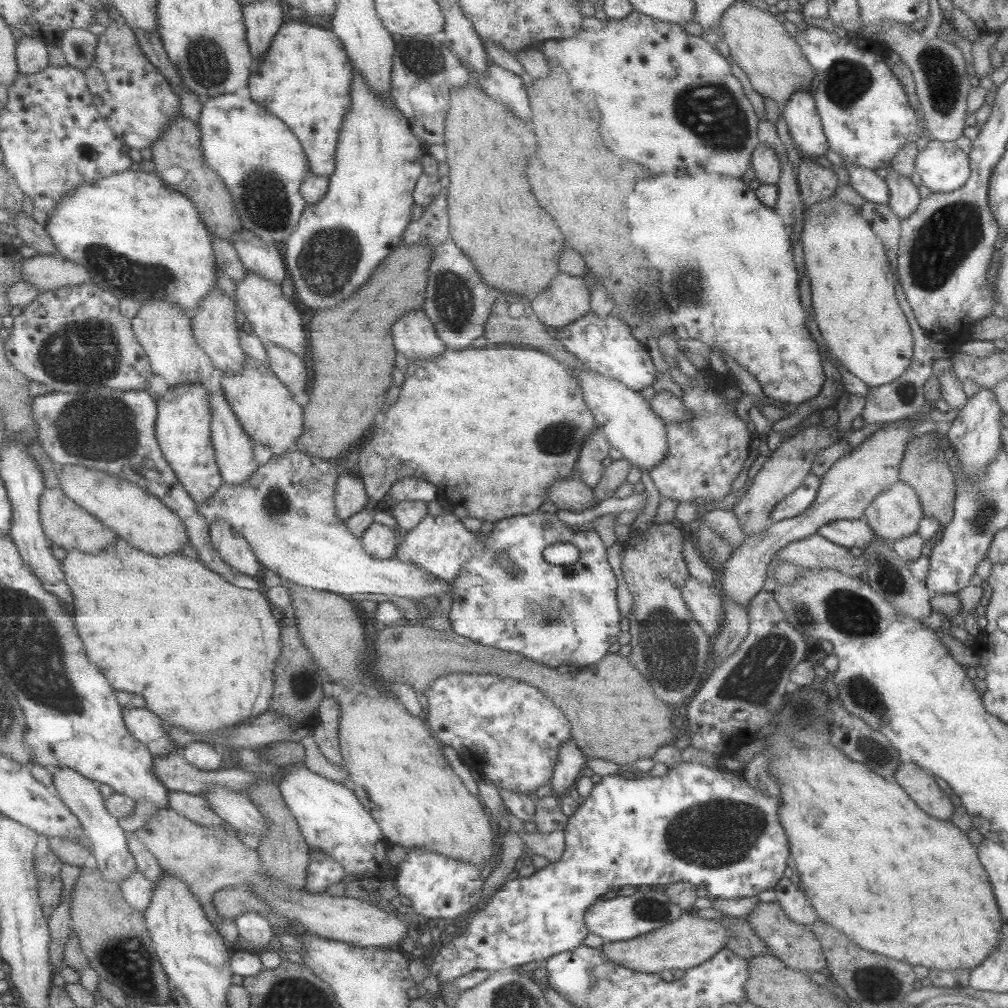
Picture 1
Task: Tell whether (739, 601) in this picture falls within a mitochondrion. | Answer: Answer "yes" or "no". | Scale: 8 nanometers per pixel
no

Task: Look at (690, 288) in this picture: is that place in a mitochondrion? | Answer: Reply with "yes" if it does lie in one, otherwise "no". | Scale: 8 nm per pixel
yes

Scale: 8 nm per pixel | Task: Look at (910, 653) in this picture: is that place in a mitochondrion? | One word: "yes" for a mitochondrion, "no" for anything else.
no

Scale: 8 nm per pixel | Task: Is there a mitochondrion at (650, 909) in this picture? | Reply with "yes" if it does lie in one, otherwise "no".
yes

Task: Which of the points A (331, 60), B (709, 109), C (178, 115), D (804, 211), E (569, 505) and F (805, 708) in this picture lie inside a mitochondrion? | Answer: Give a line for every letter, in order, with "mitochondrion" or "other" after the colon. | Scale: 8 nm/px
A: other
B: mitochondrion
C: other
D: other
E: other
F: mitochondrion

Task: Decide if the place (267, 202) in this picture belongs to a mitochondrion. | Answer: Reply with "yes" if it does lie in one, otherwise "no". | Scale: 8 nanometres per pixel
yes

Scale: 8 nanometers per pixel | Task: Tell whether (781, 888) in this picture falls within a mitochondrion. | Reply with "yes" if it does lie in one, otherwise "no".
no

